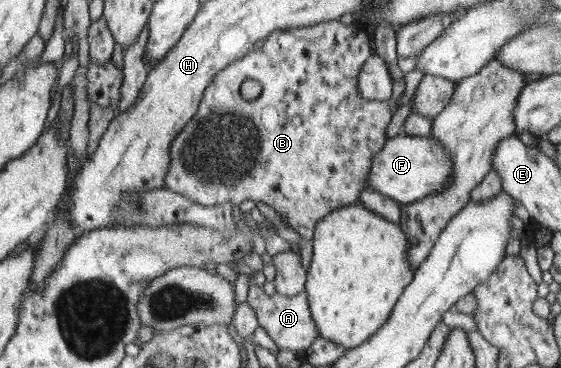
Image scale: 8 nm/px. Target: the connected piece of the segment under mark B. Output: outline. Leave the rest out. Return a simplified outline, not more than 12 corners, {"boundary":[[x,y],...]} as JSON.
{"boundary":[[332,20],[227,65],[164,188],[302,239],[359,202],[391,100]]}

